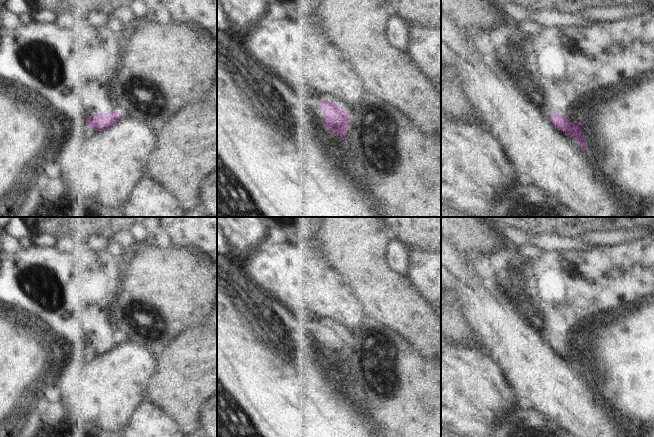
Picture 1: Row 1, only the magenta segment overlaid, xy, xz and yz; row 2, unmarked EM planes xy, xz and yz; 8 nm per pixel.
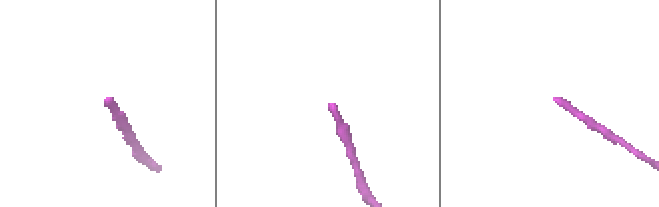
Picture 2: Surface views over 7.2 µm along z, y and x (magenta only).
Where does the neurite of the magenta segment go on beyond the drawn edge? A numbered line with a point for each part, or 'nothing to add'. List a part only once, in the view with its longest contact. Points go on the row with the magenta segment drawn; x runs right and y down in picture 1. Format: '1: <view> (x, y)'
1: xy (69, 66)

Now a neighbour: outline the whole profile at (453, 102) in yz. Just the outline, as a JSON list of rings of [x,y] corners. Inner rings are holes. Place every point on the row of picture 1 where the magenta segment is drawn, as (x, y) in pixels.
[[[441,75],[441,111],[453,117],[463,117],[479,123],[459,86],[450,86]]]

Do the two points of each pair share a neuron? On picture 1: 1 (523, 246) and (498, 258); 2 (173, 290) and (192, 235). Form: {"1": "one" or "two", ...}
{"1": "two", "2": "two"}

